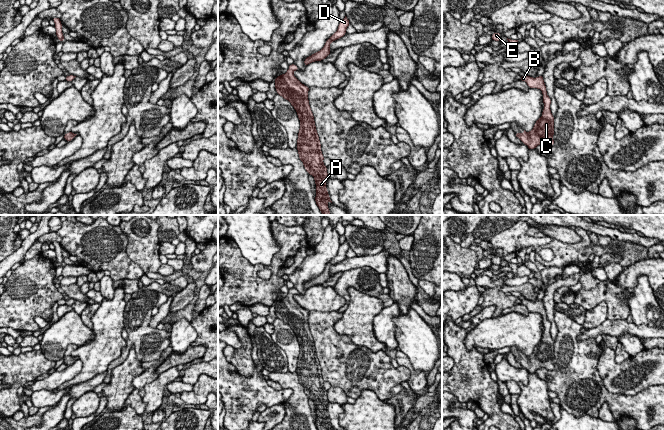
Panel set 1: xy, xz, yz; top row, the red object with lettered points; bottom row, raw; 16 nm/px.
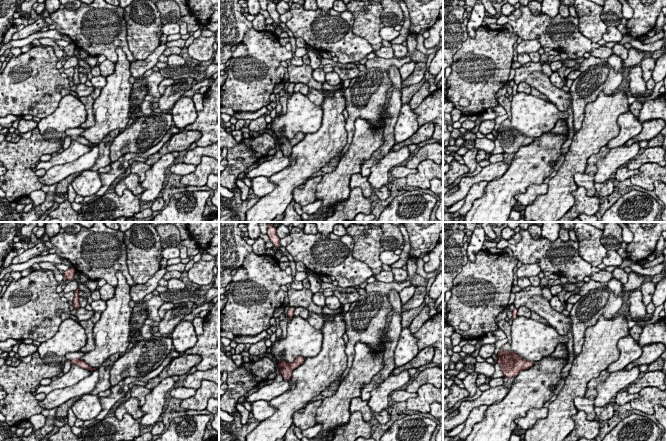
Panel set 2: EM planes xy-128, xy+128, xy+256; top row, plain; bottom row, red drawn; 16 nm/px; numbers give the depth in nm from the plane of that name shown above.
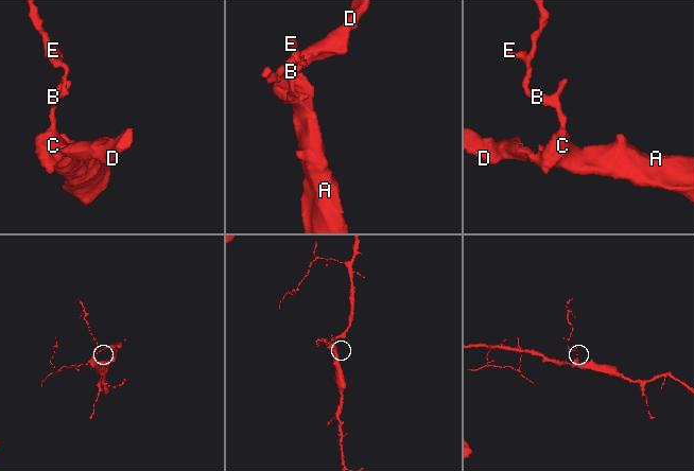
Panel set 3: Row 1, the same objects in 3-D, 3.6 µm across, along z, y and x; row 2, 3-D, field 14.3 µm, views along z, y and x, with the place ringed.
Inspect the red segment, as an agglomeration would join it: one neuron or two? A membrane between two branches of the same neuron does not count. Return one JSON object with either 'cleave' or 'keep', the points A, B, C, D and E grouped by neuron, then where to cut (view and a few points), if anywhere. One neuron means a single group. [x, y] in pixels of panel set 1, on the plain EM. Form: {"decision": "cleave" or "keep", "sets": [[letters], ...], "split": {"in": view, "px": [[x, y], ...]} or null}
{"decision": "keep", "sets": [["A", "B", "C", "D", "E"]], "split": null}

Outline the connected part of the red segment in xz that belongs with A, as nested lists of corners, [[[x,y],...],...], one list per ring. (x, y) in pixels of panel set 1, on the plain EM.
[[[293,287],[285,298],[275,302],[275,312],[278,319],[288,324],[297,336],[300,353],[297,363],[299,383],[303,386],[308,398],[312,399],[316,408],[315,426],[317,430],[328,430],[332,425],[326,412],[328,403],[327,391],[316,354],[314,340],[311,335],[308,315],[309,311],[302,308],[293,298],[299,292]]]

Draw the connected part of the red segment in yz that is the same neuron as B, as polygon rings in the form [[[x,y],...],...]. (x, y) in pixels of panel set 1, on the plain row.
[[[523,299],[520,302],[521,305],[525,305],[529,312],[537,312],[542,315],[544,333],[542,340],[536,345],[533,353],[530,356],[524,356],[522,358],[515,357],[515,360],[519,362],[523,368],[528,370],[528,373],[534,373],[538,369],[545,368],[547,370],[553,370],[554,364],[554,340],[550,334],[551,323],[547,319],[546,310],[543,304],[543,300],[533,302],[531,300]]]

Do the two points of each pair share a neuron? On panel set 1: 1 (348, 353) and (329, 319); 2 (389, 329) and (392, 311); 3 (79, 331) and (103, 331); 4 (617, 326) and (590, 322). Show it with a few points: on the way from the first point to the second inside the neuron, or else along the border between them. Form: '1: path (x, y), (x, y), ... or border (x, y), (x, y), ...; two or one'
1: path (340, 345), (329, 334), (329, 327); one
2: path (389, 325), (389, 315); one
3: border (92, 329), (93, 337), (78, 347); two
4: border (607, 318), (600, 324), (588, 329); two

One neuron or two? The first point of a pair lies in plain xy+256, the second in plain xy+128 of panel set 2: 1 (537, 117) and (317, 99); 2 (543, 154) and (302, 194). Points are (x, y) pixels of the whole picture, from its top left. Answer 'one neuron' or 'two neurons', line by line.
1: two neurons
2: two neurons

